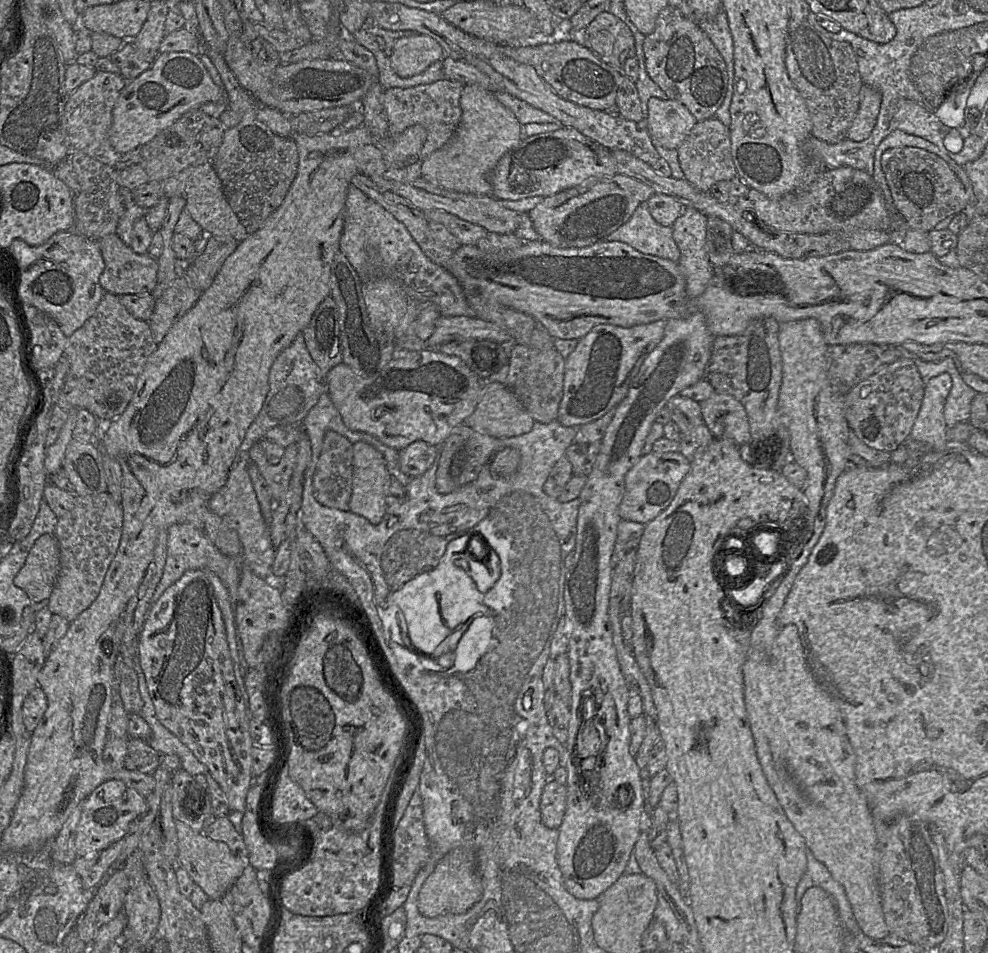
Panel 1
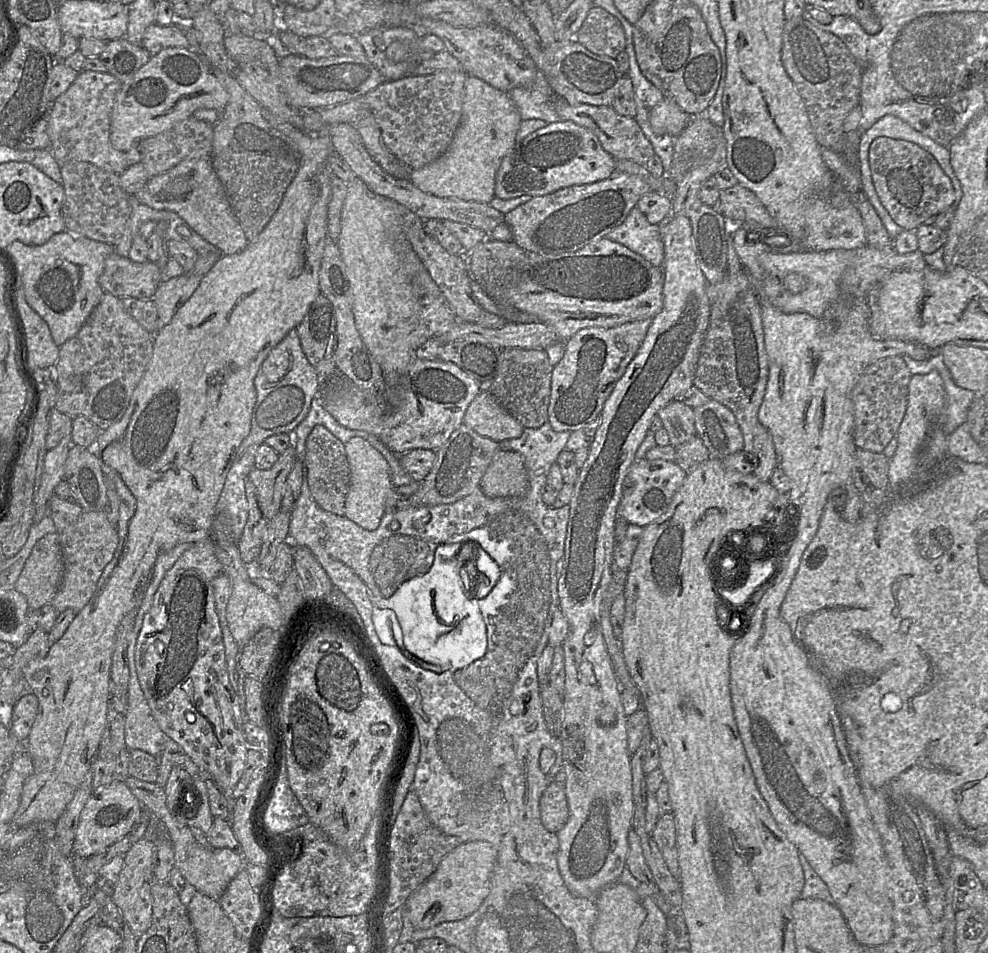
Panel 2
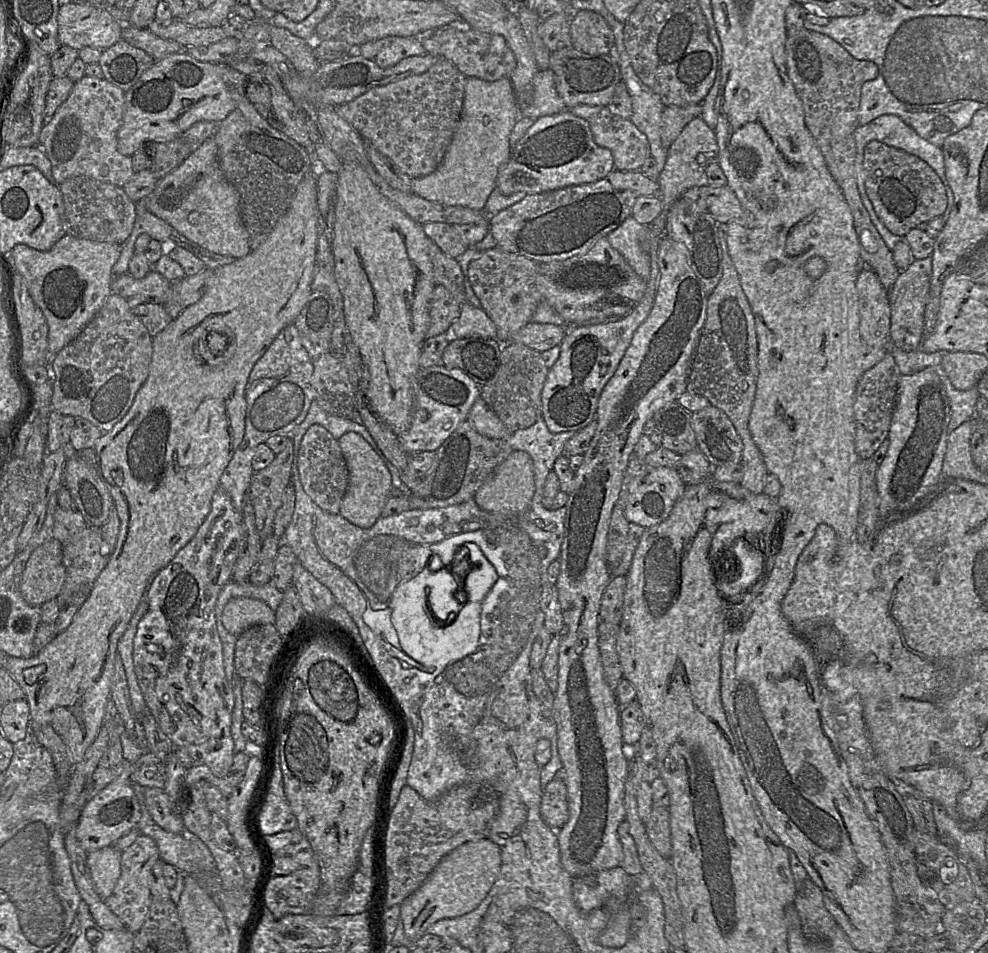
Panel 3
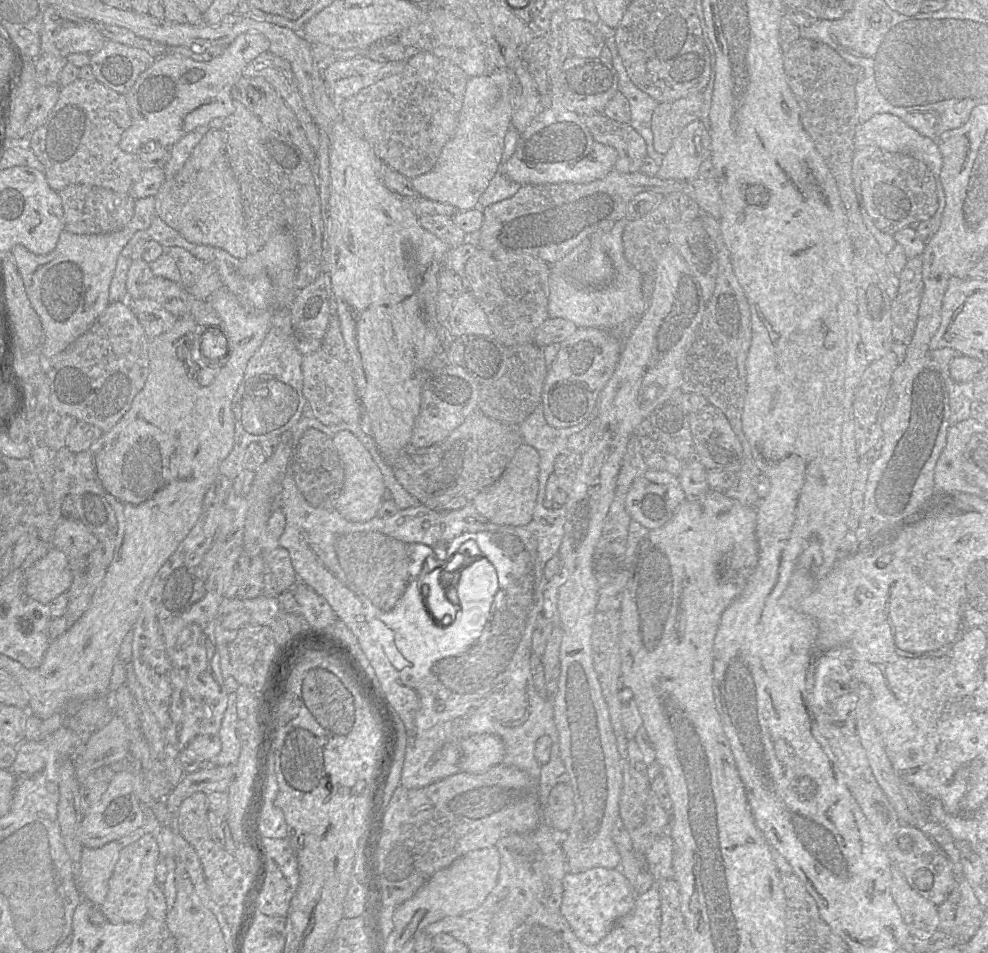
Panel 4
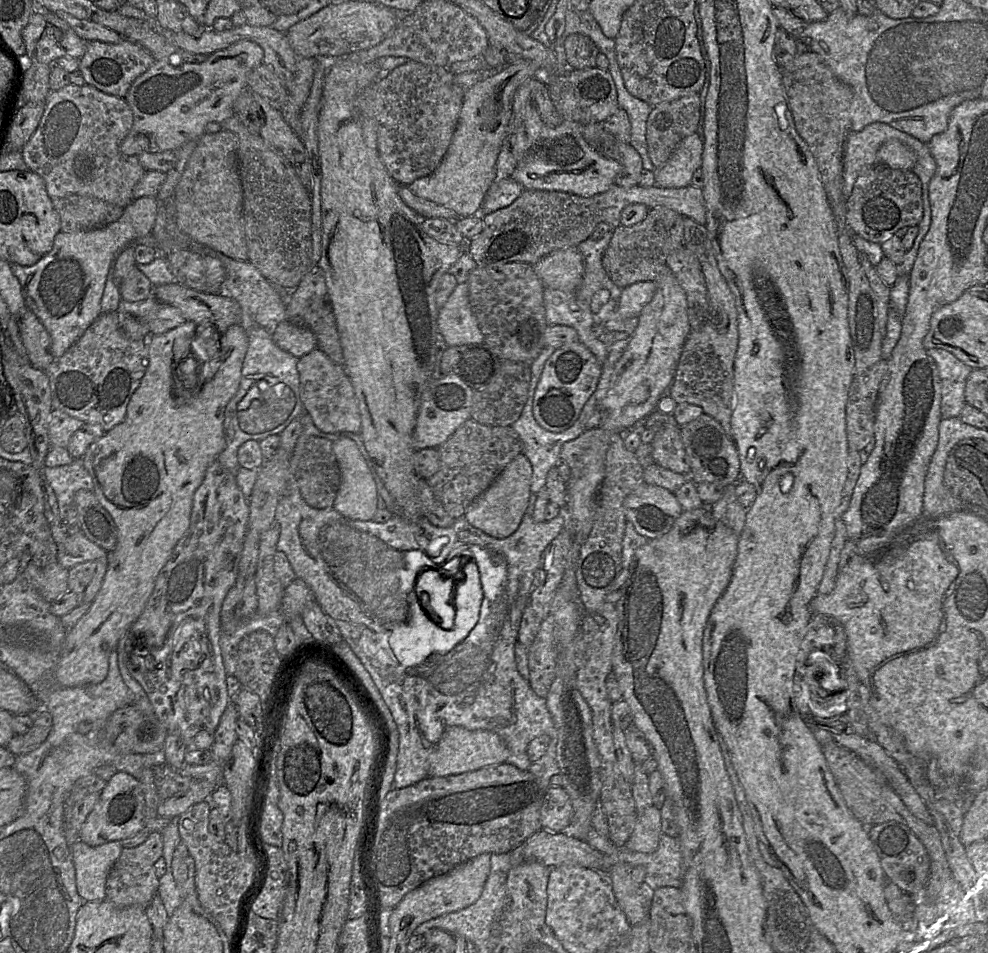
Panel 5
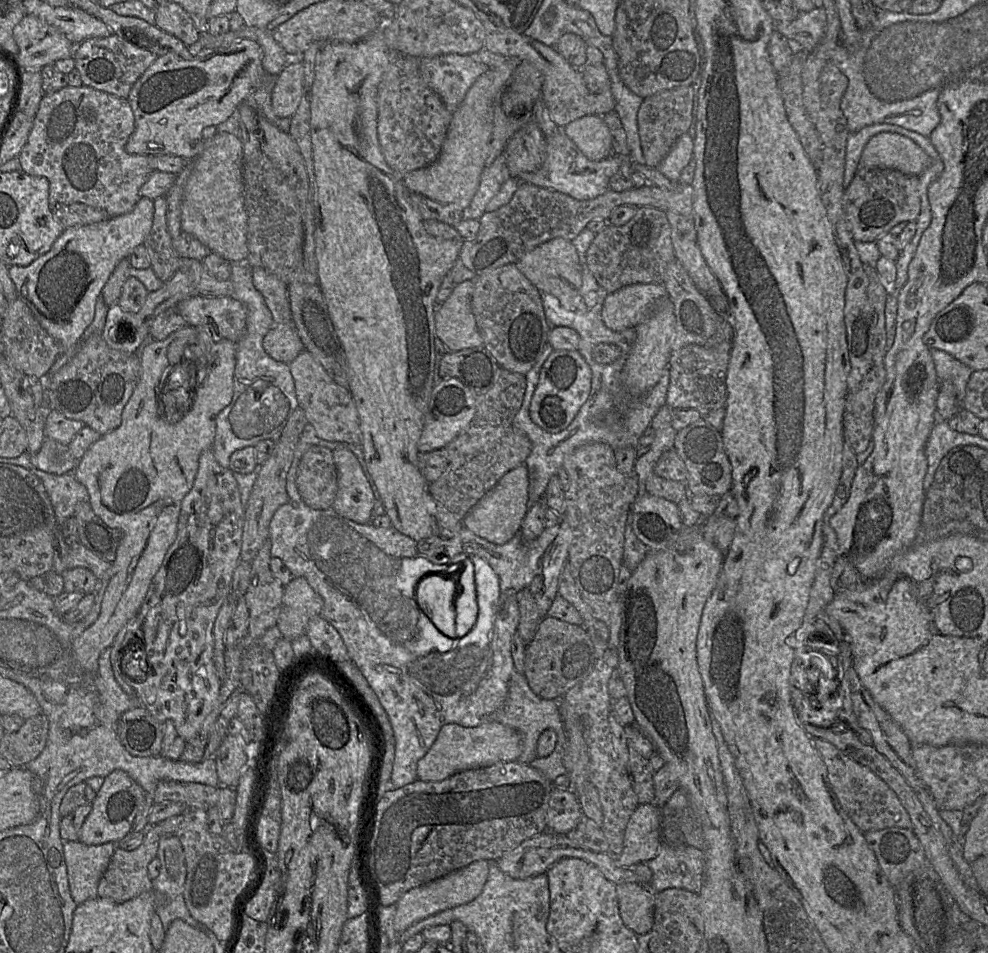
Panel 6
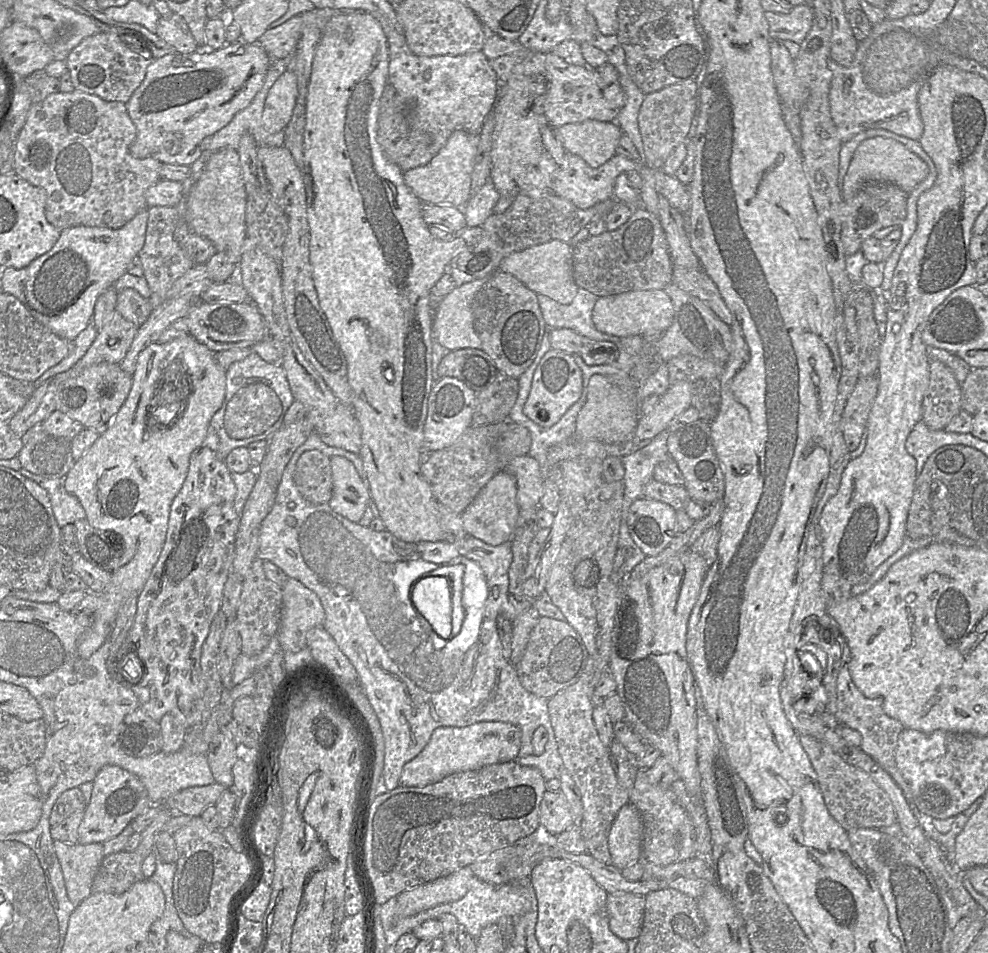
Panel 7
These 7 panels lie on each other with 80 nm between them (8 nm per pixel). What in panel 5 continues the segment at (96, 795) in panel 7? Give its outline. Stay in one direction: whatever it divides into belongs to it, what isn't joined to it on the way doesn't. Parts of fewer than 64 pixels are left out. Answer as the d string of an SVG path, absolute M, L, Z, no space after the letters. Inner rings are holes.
M118 771L99 793L97 802L79 830L79 840L89 846L98 846L135 835L146 827L143 805L144 798L139 780L128 773Z

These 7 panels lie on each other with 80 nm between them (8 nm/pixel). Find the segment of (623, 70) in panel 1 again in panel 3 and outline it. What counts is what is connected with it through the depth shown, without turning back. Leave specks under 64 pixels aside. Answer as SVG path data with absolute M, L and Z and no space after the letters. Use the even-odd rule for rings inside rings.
M579 11L571 24L571 47L591 56L609 55L615 36L607 21L594 12Z

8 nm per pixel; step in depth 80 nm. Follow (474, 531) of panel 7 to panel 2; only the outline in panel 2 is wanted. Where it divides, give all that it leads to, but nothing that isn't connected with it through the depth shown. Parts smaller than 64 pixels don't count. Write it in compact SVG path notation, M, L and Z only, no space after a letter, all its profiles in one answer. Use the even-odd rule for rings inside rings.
M500 450L486 469L479 487L491 498L525 495L529 480L522 455L515 451Z

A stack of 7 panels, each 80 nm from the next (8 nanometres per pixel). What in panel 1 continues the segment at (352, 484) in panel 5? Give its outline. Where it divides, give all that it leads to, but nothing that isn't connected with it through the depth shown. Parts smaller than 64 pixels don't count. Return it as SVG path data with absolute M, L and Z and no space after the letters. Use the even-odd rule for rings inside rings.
M358 441L353 444L353 482L349 510L366 518L370 523L379 524L385 515L386 493L391 475L383 455L372 445Z

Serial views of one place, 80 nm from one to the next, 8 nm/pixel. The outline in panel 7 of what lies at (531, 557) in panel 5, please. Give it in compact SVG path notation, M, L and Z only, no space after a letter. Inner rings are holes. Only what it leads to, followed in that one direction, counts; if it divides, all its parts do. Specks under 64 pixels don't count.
M466 535L461 539L463 546L459 549L460 559L476 562L483 570L487 585L488 598L485 604L484 616L497 617L501 600L507 602L509 589L509 568L513 560L512 542L507 541L498 546Z

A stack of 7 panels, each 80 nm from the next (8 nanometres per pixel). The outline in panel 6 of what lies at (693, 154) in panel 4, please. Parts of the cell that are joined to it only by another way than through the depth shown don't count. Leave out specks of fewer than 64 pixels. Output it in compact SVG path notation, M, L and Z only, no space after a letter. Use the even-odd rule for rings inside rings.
M689 132L681 135L658 165L659 171L672 181L680 181L682 170L693 158L694 138Z

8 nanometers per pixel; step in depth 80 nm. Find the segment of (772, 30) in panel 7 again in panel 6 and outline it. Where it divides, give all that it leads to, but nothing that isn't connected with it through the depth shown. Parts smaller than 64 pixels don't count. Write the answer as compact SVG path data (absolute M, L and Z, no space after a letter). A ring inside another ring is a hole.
M815 7L808 12L800 12L795 20L789 23L776 23L776 31L787 39L798 41L805 51L811 52L822 40L827 23L826 11Z

